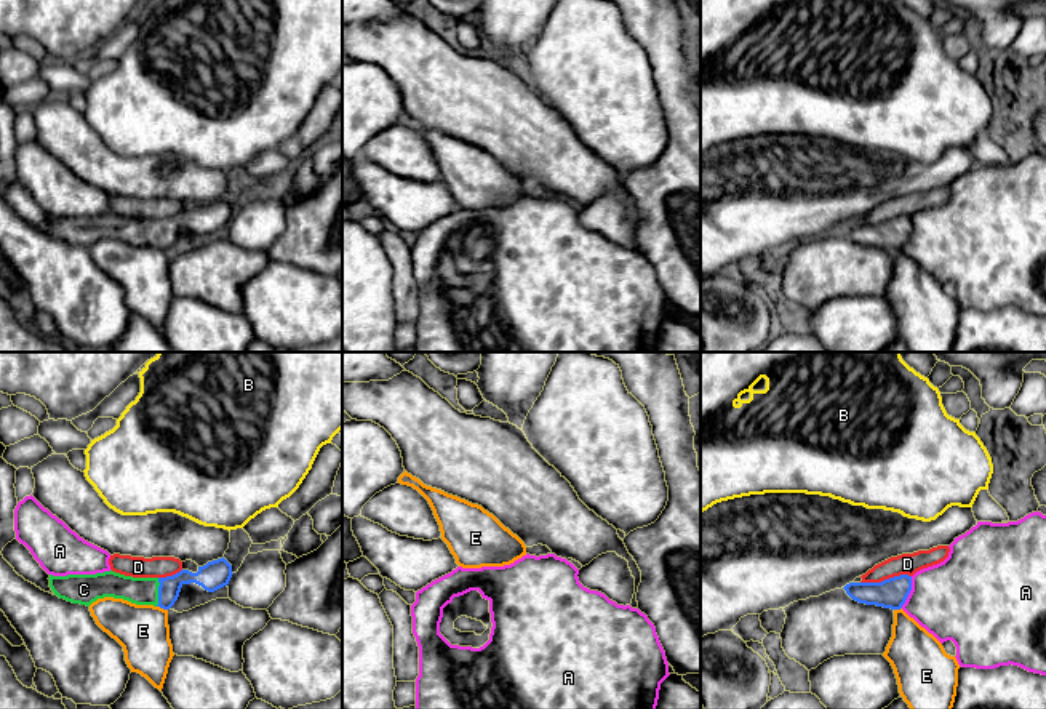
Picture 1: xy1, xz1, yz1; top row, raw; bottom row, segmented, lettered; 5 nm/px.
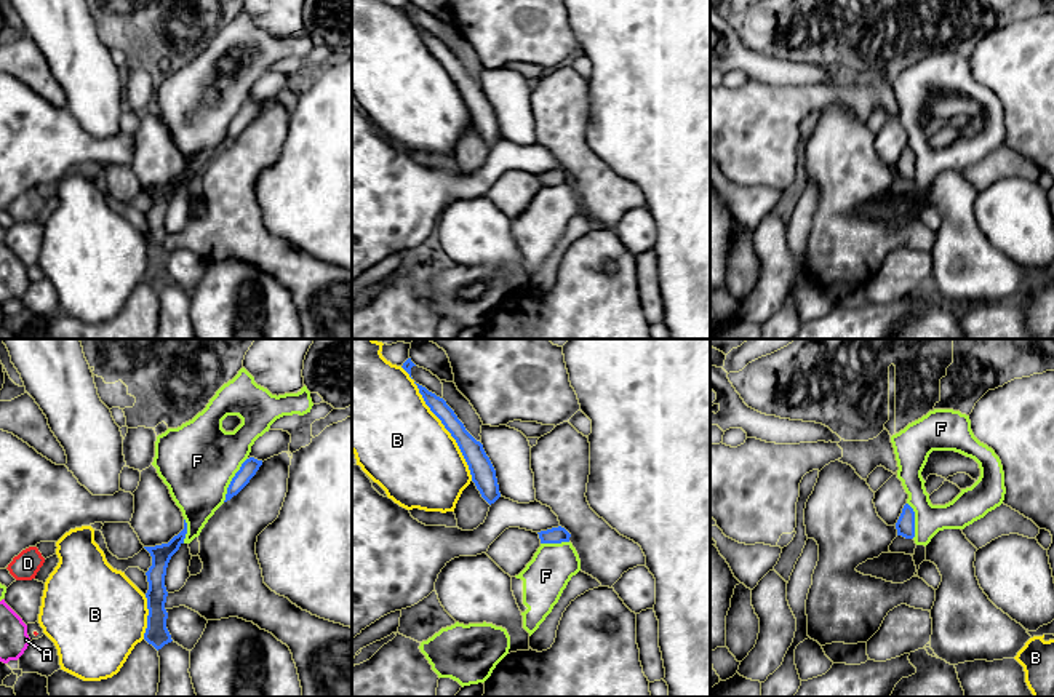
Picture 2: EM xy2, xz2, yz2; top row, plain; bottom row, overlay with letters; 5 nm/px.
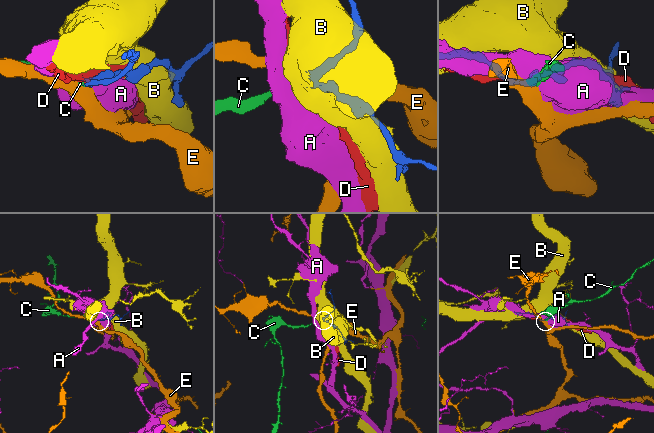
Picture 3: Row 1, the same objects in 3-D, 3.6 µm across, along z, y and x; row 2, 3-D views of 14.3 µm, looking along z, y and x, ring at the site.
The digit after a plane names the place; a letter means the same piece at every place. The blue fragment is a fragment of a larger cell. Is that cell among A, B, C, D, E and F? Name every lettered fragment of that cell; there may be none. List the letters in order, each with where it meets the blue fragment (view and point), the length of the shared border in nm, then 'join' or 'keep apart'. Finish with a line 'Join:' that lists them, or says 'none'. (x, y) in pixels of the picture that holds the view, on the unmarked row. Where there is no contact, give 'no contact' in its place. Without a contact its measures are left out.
A: contact yz1 (909, 234); length 170 nm; keep apart
B: contact xz2 (448, 72); length 600 nm; keep apart
C: contact xy1 (159, 234); length 140 nm; join
D: contact yz1 (885, 221); length 260 nm; keep apart
E: contact xy1 (162, 248); length 60 nm; keep apart
F: contact xy2 (232, 122); length 260 nm; keep apart
Join: C

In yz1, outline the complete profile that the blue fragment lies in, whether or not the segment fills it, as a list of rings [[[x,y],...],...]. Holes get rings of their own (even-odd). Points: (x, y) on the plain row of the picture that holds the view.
[[[900,216],[881,224],[849,224],[843,230],[859,245],[900,251],[912,232],[912,218]]]

